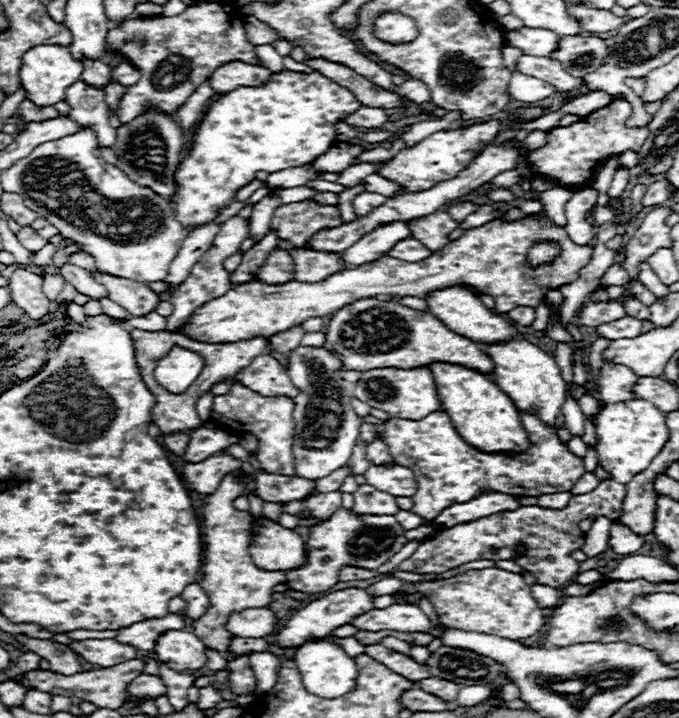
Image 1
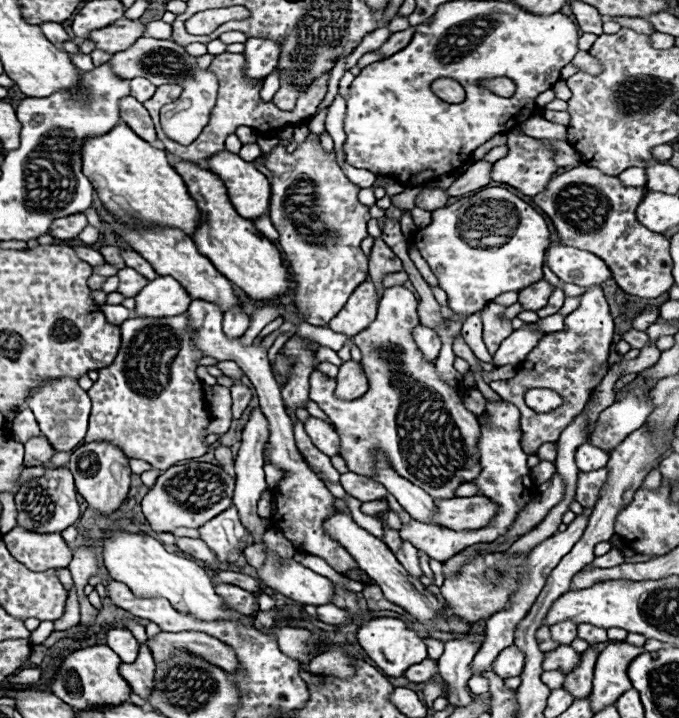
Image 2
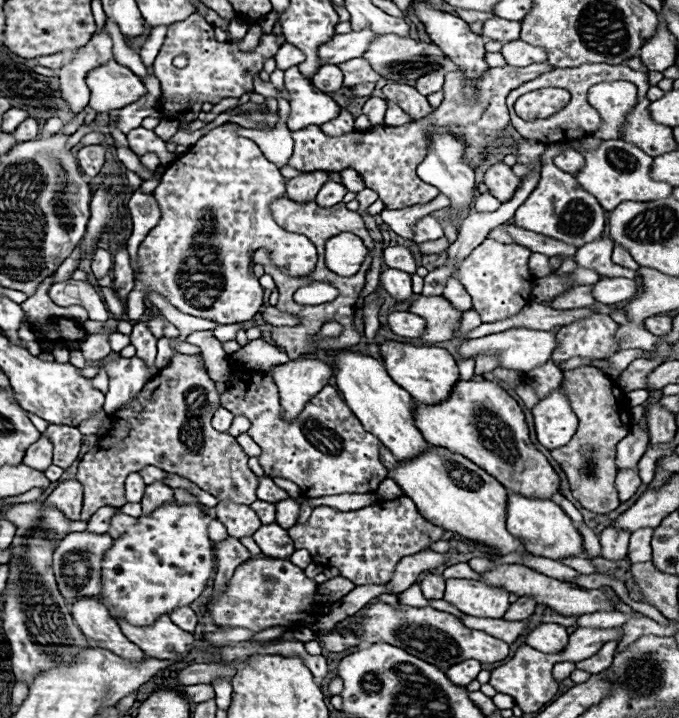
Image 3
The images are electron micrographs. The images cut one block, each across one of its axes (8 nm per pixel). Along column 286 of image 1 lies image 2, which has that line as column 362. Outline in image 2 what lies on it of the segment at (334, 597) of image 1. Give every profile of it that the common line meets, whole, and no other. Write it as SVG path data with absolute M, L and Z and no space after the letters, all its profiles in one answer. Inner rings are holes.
M370 618L364 620L356 632L356 638L360 642L360 646L366 650L366 654L378 664L378 668L386 674L386 676L402 676L404 670L416 662L422 662L424 658L428 658L426 654L426 644L422 642L422 638L418 638L418 634L414 630L410 630L406 626L406 622L398 620L398 618Z

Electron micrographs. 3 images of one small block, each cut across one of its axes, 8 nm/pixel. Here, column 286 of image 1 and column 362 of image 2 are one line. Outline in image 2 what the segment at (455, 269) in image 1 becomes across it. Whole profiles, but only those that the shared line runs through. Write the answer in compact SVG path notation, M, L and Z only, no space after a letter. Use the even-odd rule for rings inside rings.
M366 280L352 292L346 306L340 310L340 314L336 314L336 318L332 318L332 322L328 322L328 326L334 332L356 336L376 318L376 308L378 308L376 286L372 286L372 282Z

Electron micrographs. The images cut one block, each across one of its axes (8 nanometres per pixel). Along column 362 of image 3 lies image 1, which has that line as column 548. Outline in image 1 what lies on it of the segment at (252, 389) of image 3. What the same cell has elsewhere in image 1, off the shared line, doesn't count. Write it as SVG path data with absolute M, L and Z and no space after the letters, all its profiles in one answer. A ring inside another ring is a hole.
M432 412L422 420L390 418L384 422L382 440L392 458L414 470L418 490L412 496L412 512L420 514L424 522L434 518L456 502L468 502L482 492L502 492L510 496L540 496L554 492L570 492L572 486L586 472L584 462L568 452L558 440L554 428L546 428L538 416L522 414L522 426L532 442L530 450L518 456L486 454L466 444L452 426L446 412Z

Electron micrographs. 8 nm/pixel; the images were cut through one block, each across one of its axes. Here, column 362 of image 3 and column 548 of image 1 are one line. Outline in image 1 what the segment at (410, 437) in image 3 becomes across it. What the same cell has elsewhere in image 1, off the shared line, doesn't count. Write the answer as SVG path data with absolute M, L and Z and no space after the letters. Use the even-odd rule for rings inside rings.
M524 338L498 344L498 346L482 346L482 350L494 360L492 380L500 386L500 390L504 390L506 394L512 394L512 402L516 402L516 408L520 412L540 416L544 424L556 430L564 426L562 404L566 402L566 396L568 396L568 384L564 382L554 356L546 354L544 350L540 350L538 346L530 344Z

